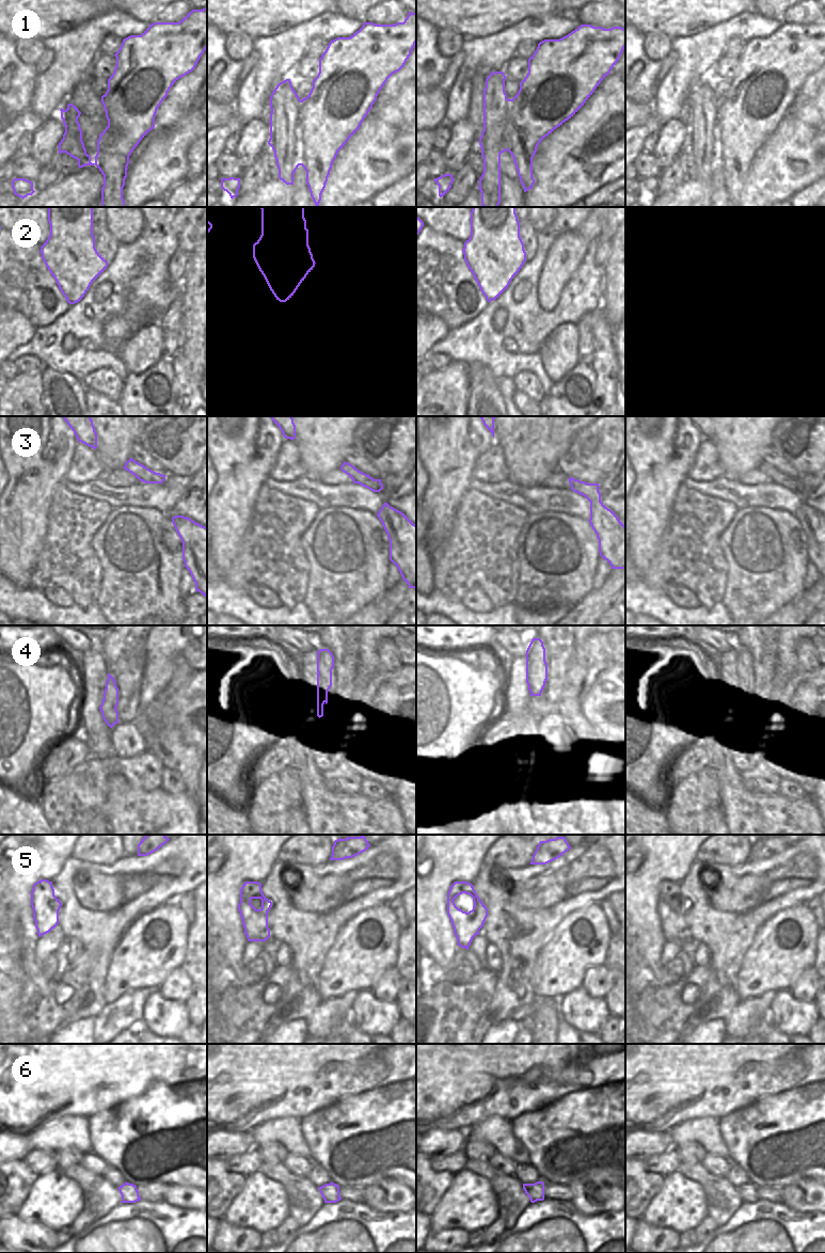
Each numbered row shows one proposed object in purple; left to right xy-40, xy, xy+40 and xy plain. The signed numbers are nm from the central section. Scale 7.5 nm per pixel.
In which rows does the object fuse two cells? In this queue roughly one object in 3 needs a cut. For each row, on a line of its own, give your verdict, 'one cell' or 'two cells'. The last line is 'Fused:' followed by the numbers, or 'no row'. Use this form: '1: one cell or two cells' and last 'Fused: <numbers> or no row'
1: one cell
2: one cell
3: one cell
4: one cell
5: two cells
6: one cell
Fused: 5

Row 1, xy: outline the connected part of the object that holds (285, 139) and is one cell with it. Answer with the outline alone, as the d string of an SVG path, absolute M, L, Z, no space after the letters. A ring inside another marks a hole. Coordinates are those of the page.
M409 12L403 22L376 25L364 22L350 37L331 41L319 59L319 73L313 80L313 88L302 100L291 85L290 79L280 82L270 96L270 139L268 144L274 152L279 178L286 185L293 185L293 173L299 165L306 171L306 184L317 207L326 188L332 164L338 152L358 131L362 122L372 108L377 96L387 79L399 72L411 55L416 44L416 13Z

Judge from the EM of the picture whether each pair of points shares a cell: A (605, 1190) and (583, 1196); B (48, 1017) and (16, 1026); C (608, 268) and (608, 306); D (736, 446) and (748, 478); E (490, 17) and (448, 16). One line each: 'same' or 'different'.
A: same
B: different
C: same
D: different
E: same

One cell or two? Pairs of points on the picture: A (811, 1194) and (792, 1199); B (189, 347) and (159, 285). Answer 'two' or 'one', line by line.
A: one
B: two

